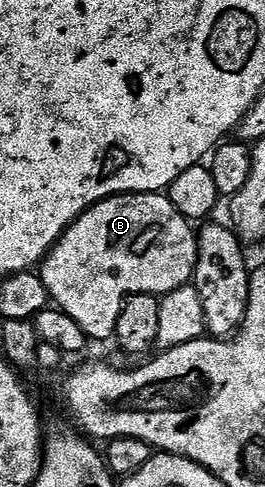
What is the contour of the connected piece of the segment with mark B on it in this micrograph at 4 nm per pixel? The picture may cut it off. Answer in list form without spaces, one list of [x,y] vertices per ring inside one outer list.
[[[133,192],[110,196],[86,208],[48,252],[37,274],[45,282],[45,290],[54,307],[69,314],[69,318],[73,318],[73,322],[77,322],[77,326],[81,326],[92,341],[110,341],[115,335],[123,301],[129,294],[149,294],[162,298],[173,290],[188,287],[192,283],[198,257],[196,229],[192,221],[186,220],[175,209],[171,199],[157,192]]]

